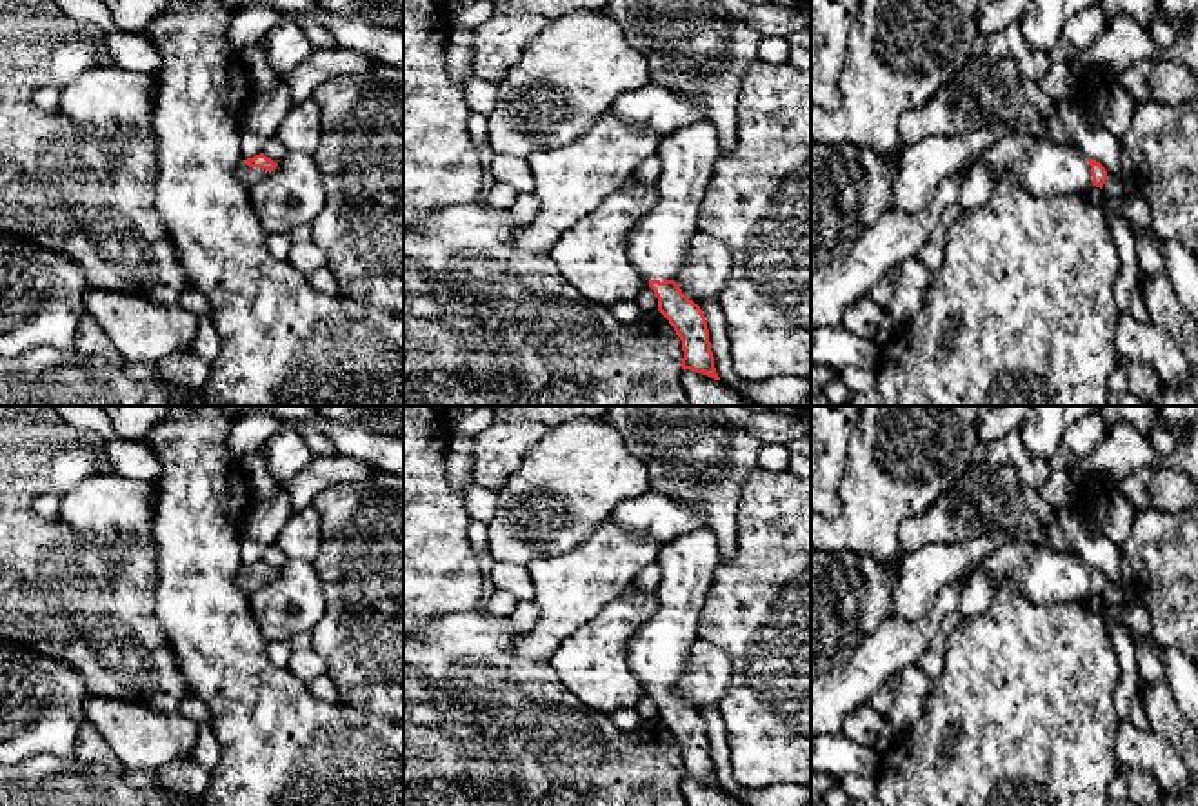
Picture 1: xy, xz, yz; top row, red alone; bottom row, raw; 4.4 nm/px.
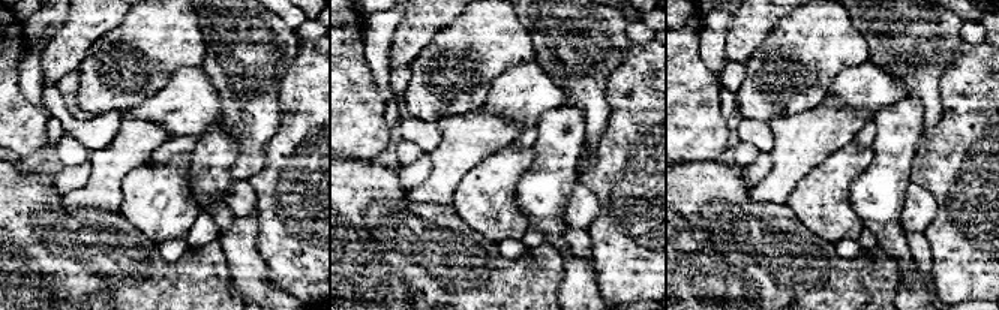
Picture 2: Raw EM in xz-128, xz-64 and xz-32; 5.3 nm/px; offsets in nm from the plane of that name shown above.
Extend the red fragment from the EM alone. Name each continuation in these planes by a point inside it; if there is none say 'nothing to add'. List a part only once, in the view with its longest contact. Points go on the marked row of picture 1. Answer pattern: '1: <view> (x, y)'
1: xy (248, 175)

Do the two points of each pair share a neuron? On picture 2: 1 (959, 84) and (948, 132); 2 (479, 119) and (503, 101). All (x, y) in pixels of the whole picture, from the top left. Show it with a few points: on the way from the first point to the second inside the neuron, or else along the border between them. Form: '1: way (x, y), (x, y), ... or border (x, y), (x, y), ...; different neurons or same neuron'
1: way (957, 96), (960, 99), (960, 120); same neuron
2: border (480, 108), (498, 113), (521, 126); different neurons

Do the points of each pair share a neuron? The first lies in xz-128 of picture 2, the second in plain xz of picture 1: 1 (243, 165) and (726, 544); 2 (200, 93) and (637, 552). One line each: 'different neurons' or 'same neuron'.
1: same neuron
2: different neurons

